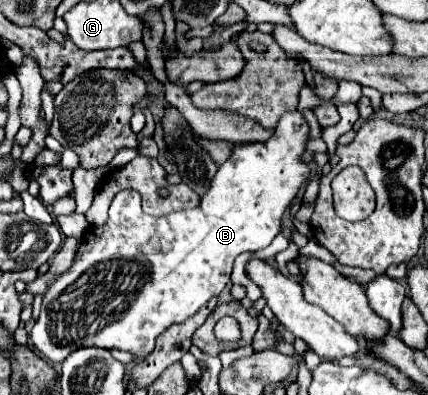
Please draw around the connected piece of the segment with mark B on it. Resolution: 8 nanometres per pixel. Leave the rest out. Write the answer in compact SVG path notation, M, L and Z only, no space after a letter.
M295 109L295 111L287 111L279 123L275 125L273 129L273 135L271 139L267 141L259 141L259 143L239 143L233 147L229 159L219 167L217 175L213 177L211 181L211 187L209 191L201 197L201 205L197 209L191 209L191 211L177 211L177 213L169 213L165 217L151 217L151 215L145 215L143 209L141 209L141 199L137 193L131 193L131 191L119 191L109 207L109 219L103 227L89 227L85 231L85 235L81 237L81 247L75 255L75 261L71 265L71 269L61 275L57 281L53 281L49 285L49 291L47 295L43 297L43 305L41 305L41 315L39 319L35 321L29 337L31 337L31 343L35 345L35 349L49 361L63 361L71 351L79 349L79 347L91 347L91 345L97 345L97 347L103 347L103 349L121 349L121 351L129 351L137 357L147 357L153 347L155 347L155 339L171 325L175 323L181 323L183 319L195 315L211 297L217 297L223 287L229 283L229 275L231 275L231 269L233 269L233 261L239 253L245 253L245 251L259 251L263 247L267 247L273 237L281 231L281 217L285 213L285 209L291 205L291 201L297 197L297 193L307 185L309 181L309 175L311 175L311 169L309 169L309 163L303 161L303 153L307 151L307 141L309 141L309 123L305 121L305 117Z

